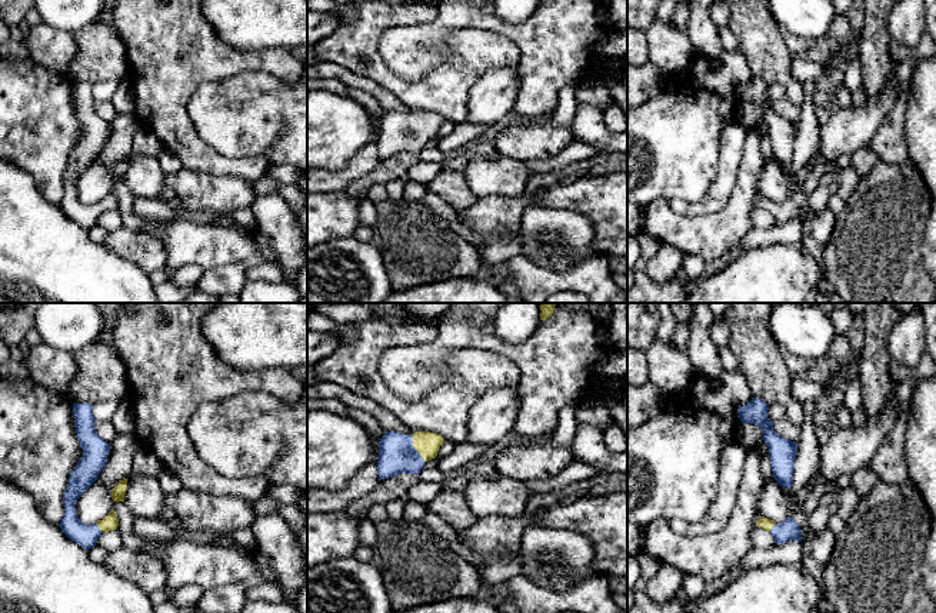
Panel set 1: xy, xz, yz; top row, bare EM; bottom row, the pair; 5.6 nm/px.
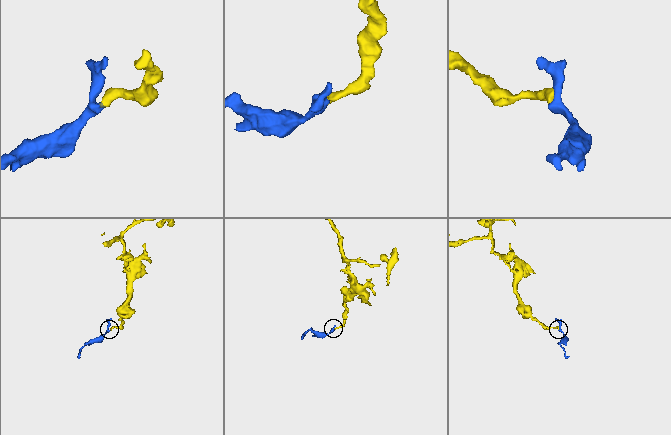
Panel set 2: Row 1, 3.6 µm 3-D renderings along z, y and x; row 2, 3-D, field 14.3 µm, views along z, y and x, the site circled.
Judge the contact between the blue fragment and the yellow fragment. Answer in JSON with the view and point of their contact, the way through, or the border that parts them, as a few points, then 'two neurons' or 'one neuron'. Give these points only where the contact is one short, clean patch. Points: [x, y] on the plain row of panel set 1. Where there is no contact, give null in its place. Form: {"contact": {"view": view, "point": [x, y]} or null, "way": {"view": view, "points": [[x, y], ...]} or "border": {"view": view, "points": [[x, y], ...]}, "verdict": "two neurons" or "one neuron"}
{"contact": {"view": "xz", "point": [415, 129]}, "way": {"view": "xz", "points": [[396, 133], [409, 133], [415, 129], [426, 123]]}, "verdict": "one neuron"}

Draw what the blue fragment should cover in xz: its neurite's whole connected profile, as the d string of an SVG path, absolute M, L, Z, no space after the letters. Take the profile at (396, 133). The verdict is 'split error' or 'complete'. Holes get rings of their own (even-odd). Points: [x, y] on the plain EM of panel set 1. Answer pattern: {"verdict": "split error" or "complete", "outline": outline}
{"verdict": "split error", "outline": "M386 111L379 121L379 160L400 153L420 153L423 146L437 136L443 121L444 119L440 114L430 111L416 111L413 114Z"}

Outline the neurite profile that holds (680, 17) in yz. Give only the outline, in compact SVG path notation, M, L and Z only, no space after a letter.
M679 3L676 11L672 16L674 29L680 33L686 33L689 21L689 11L684 3Z

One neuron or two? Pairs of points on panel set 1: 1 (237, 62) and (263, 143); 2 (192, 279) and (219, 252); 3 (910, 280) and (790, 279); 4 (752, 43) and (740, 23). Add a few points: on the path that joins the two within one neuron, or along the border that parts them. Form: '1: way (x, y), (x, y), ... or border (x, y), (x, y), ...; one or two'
1: border (273, 75), (240, 72), (207, 82); two
2: border (203, 267), (183, 265), (170, 275); two
3: border (820, 265), (825, 279); two
4: way (752, 39), (752, 35), (745, 27); one

